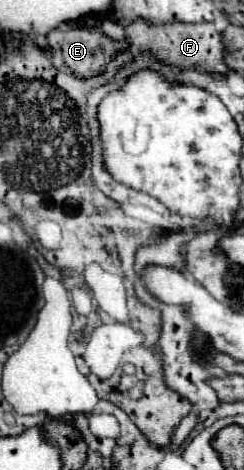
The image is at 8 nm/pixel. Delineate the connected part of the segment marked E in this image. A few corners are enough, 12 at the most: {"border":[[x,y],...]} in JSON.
{"border":[[57,28],[47,54],[77,78],[103,74],[129,48],[101,30]]}

